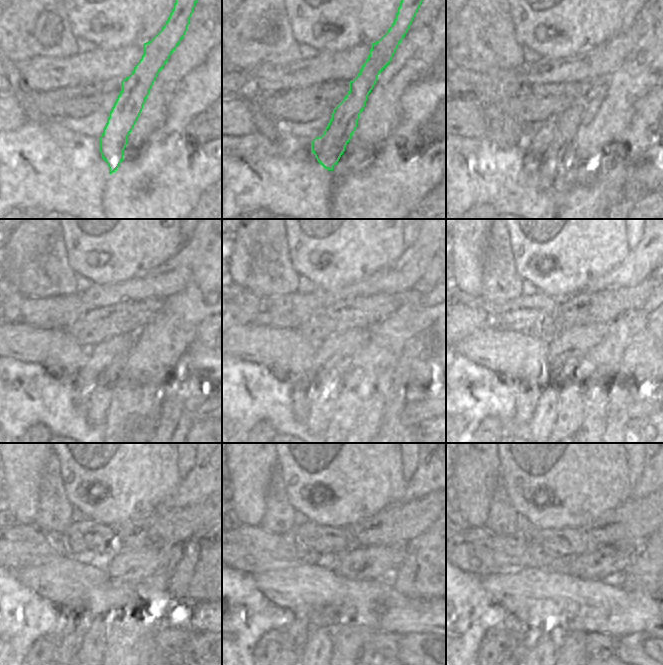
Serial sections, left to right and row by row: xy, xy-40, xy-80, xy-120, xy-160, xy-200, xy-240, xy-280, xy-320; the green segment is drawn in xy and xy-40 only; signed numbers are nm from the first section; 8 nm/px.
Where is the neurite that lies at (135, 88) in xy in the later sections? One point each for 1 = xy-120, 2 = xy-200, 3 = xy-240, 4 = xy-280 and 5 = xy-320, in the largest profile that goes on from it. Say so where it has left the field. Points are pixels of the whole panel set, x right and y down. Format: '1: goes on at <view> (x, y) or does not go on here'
1: goes on at xy-120 (100, 398)
2: goes on at xy-200 (544, 416)
3: goes on at xy-240 (94, 644)
4: goes on at xy-280 (319, 646)
5: goes on at xy-320 (548, 646)

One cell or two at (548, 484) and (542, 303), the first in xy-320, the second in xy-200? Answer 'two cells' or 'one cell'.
two cells

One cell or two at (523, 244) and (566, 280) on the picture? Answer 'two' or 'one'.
one

